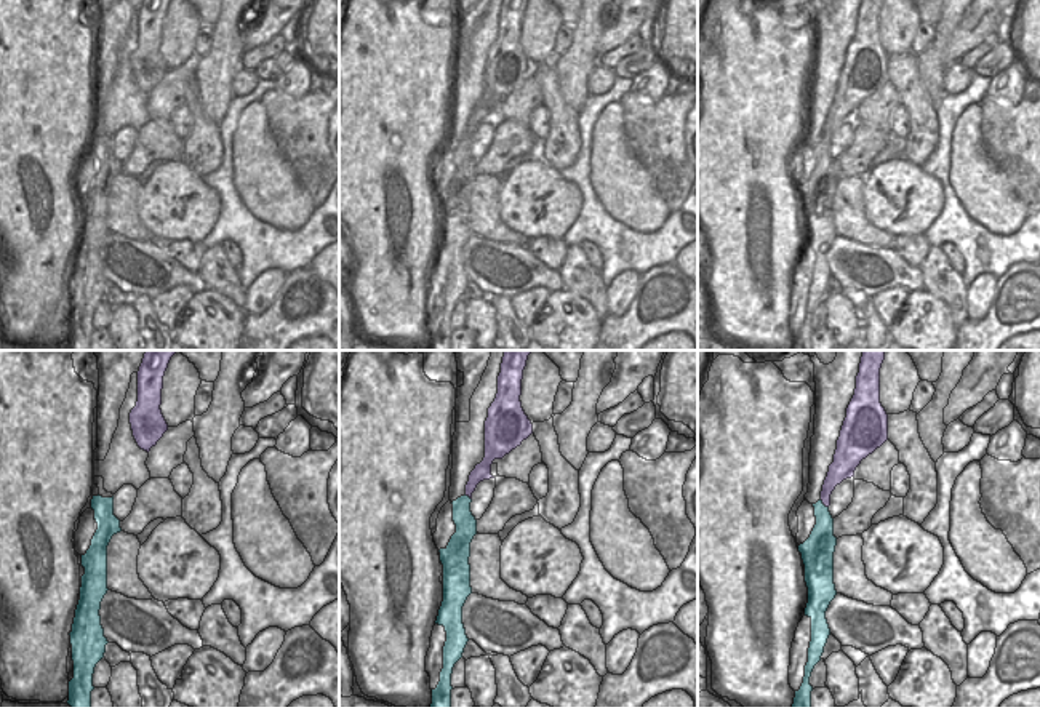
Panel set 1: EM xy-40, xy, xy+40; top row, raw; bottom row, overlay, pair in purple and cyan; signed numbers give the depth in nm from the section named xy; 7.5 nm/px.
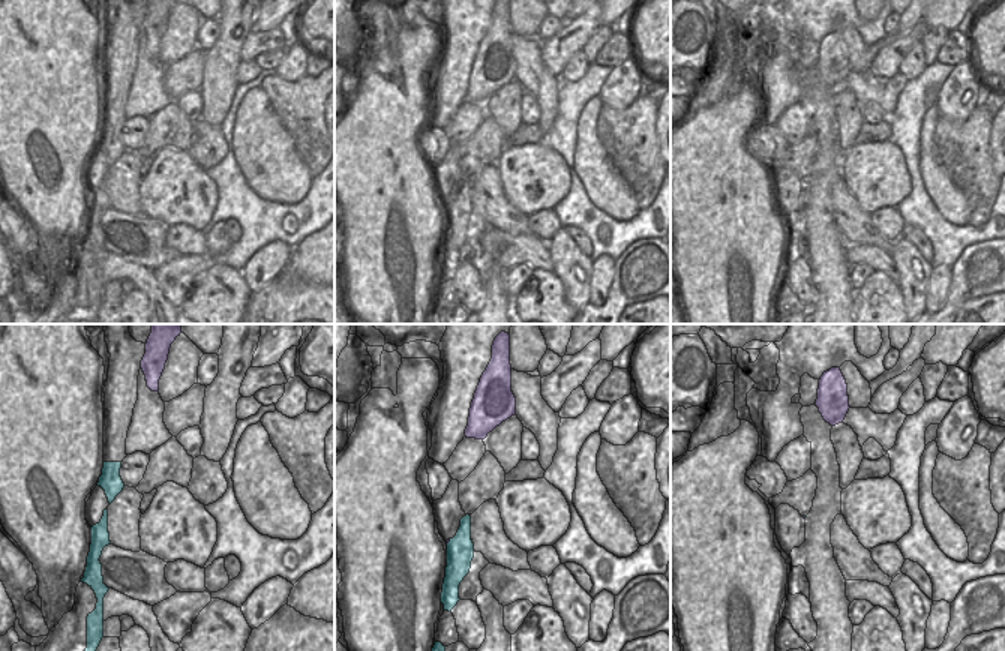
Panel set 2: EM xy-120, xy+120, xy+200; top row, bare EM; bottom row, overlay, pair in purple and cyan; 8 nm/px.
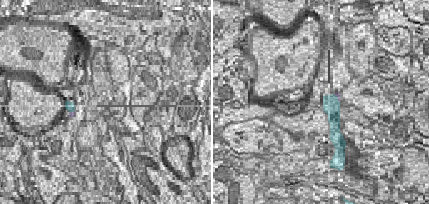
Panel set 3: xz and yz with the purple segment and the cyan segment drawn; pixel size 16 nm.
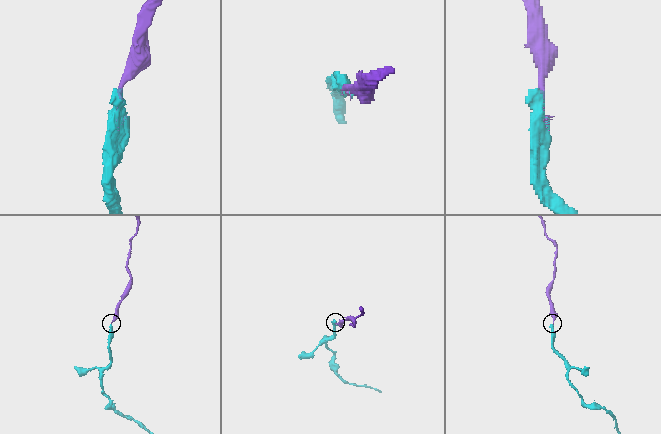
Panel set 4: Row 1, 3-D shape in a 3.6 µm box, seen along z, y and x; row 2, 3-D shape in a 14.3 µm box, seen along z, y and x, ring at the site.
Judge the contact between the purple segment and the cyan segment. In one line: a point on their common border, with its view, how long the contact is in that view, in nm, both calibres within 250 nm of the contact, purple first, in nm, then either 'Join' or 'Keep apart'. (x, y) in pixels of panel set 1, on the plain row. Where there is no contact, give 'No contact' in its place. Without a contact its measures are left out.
Touches purple at xy+40 (824, 146). Shared border 100 nm. Thickness 140 nm (purple) against 170 nm. Keep apart

